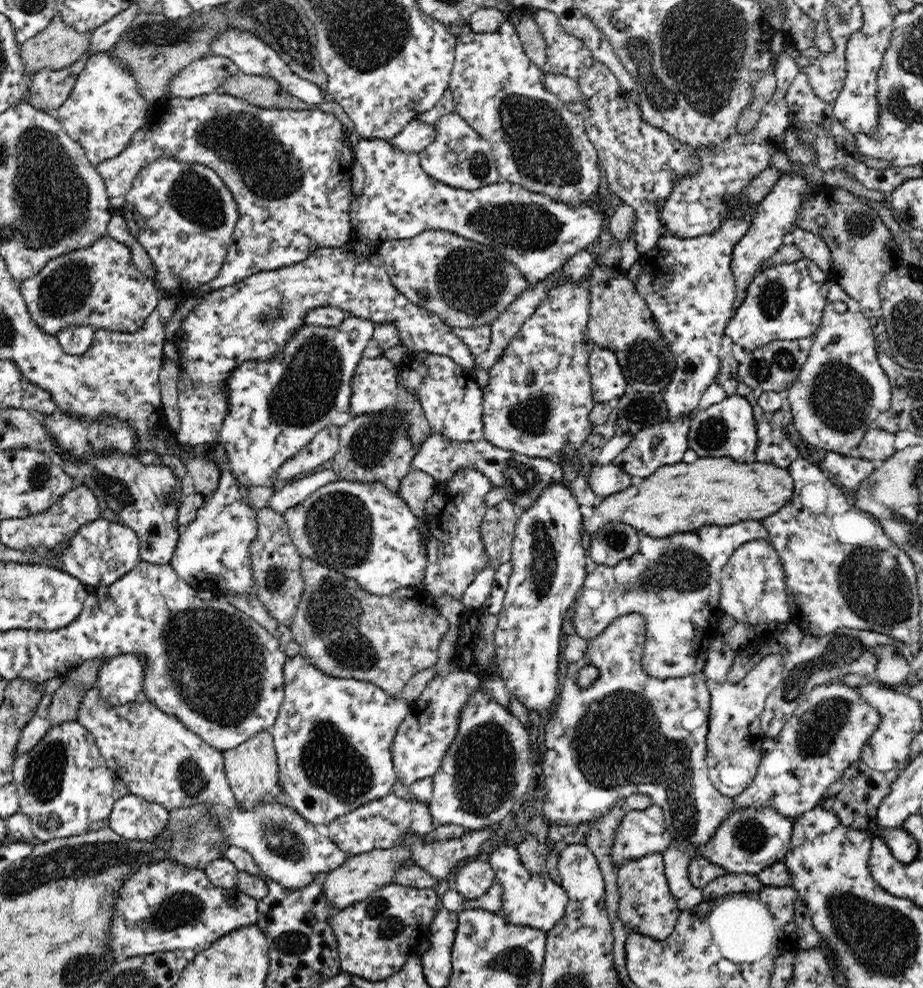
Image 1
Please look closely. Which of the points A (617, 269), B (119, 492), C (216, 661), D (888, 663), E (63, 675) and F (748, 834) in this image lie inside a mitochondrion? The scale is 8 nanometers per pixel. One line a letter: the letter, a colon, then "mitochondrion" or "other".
A: other
B: mitochondrion
C: mitochondrion
D: mitochondrion
E: other
F: mitochondrion

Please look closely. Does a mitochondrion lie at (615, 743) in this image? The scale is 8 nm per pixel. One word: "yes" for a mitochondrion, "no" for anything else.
yes

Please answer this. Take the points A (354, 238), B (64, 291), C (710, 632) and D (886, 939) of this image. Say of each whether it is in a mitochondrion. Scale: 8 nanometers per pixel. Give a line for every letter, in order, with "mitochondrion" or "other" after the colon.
A: other
B: mitochondrion
C: other
D: mitochondrion

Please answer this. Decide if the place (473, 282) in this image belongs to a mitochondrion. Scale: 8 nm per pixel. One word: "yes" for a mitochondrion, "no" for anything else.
yes

